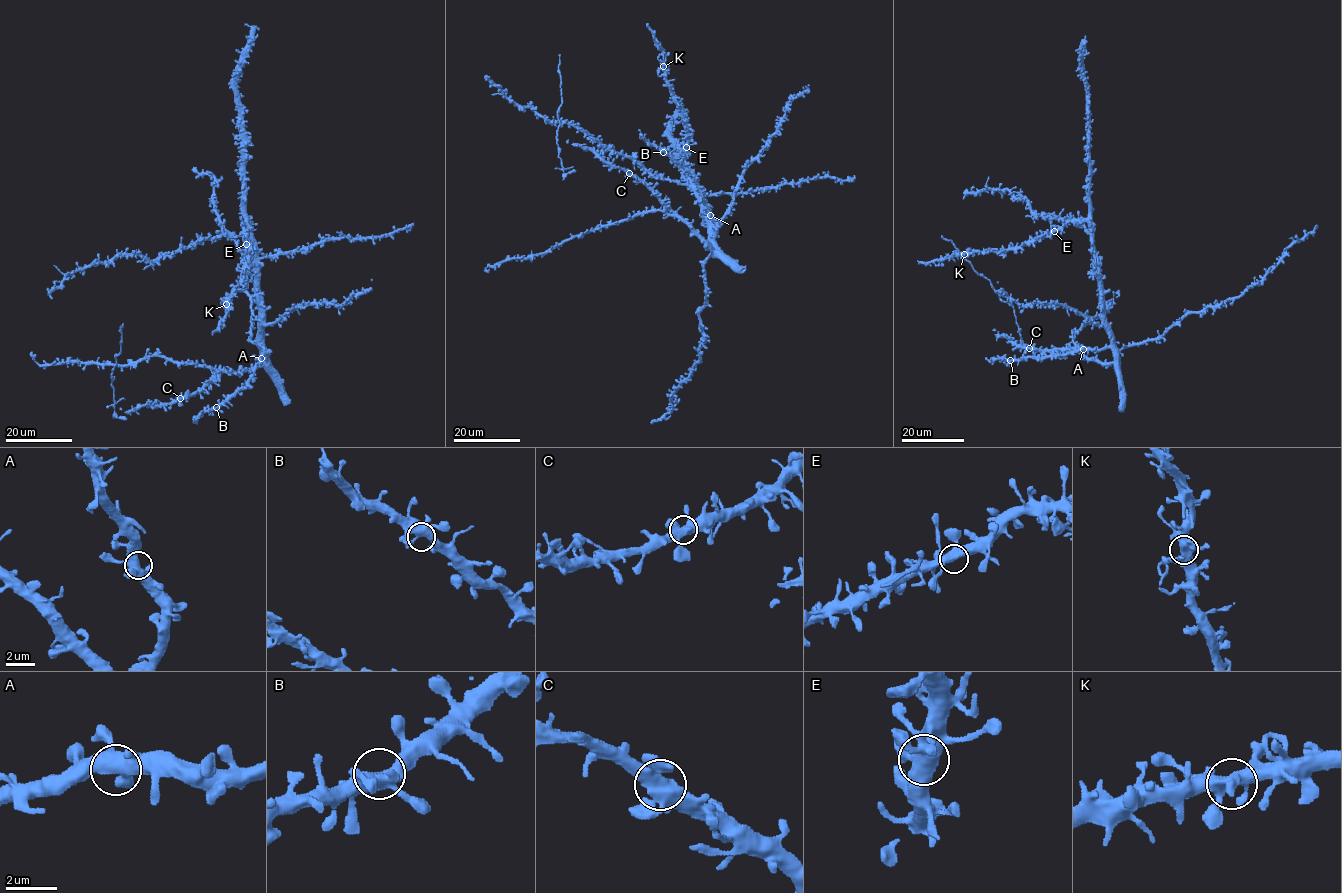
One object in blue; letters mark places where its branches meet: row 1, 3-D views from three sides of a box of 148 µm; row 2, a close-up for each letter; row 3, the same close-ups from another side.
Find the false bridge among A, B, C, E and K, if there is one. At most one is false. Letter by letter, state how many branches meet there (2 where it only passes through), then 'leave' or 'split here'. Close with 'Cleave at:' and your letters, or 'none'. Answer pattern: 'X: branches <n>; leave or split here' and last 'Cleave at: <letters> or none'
A: branches 5; leave
B: branches 5; leave
C: branches 5; leave
E: branches 5; leave
K: branches 5; leave
Cleave at: none

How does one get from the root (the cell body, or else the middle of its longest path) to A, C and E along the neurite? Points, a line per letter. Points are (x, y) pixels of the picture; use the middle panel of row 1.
A: (714, 239), (715, 219), (710, 215)
C: (714, 239), (715, 251), (657, 195), (629, 173)
E: (714, 239), (693, 183), (687, 176), (686, 147)

